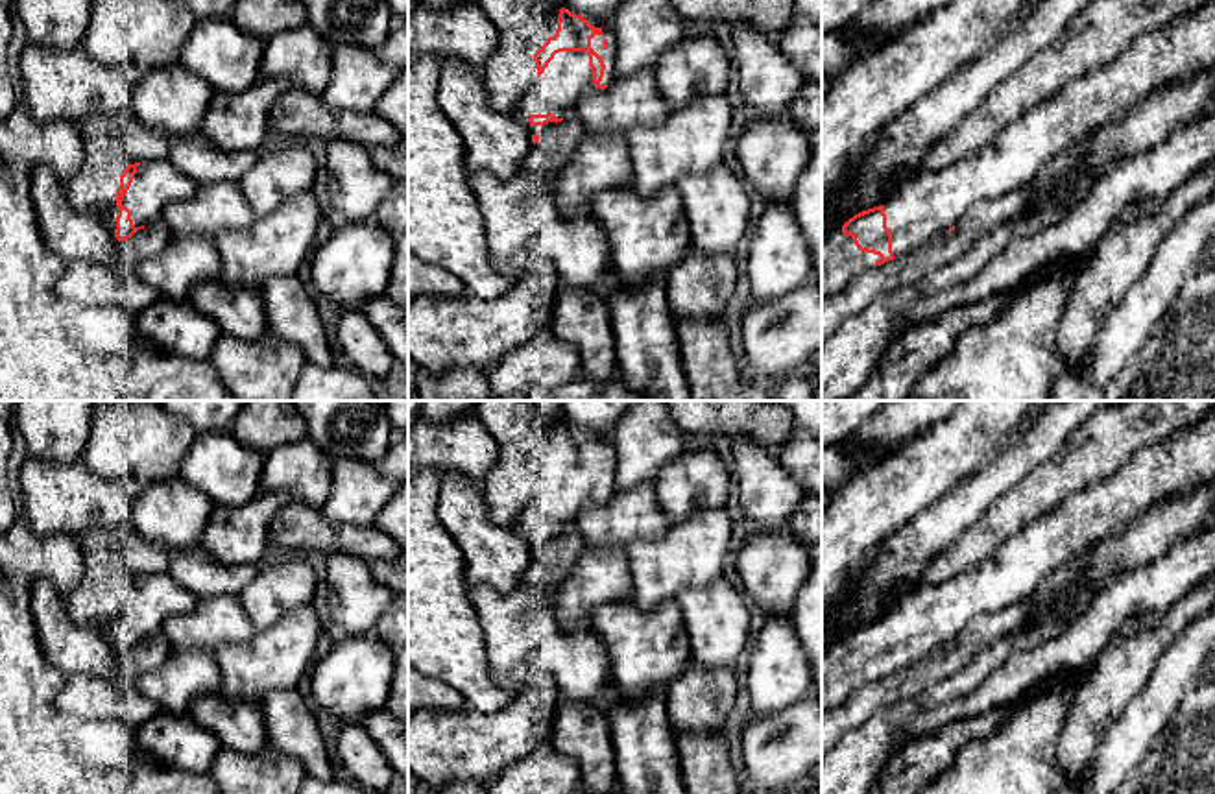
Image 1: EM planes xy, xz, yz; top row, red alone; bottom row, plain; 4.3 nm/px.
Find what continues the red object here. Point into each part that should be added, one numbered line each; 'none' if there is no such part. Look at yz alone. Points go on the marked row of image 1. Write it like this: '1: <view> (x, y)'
1: yz (931, 202)
2: yz (841, 259)

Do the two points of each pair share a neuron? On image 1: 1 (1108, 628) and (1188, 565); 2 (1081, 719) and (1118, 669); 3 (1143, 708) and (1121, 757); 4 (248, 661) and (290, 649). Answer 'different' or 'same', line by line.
1: same
2: same
3: same
4: same

